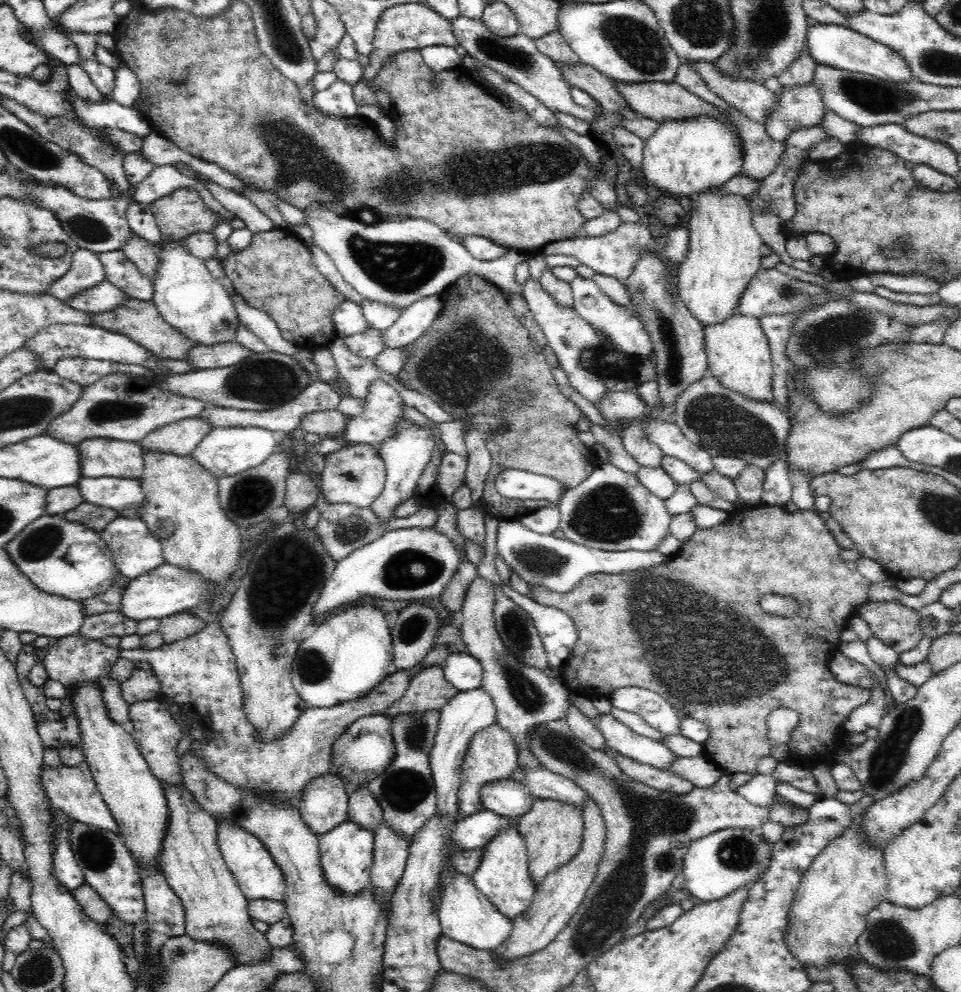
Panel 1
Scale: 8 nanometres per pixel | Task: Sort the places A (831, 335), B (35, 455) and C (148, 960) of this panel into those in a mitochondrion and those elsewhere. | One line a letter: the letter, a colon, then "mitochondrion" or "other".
A: mitochondrion
B: other
C: other

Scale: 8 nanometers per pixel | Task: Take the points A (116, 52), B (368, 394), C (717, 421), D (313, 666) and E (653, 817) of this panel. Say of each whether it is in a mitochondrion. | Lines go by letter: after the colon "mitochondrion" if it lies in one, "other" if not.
A: other
B: other
C: mitochondrion
D: mitochondrion
E: mitochondrion

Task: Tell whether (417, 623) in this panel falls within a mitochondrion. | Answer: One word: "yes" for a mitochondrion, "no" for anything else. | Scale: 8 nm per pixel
yes

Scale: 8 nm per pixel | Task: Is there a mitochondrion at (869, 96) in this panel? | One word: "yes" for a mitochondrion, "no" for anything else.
yes

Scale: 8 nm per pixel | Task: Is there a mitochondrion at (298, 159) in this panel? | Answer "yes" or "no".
yes

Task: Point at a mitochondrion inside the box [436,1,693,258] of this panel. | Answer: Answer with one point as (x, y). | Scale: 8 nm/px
(637, 42)

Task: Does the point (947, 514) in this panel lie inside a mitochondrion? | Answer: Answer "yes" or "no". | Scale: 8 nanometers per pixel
yes

